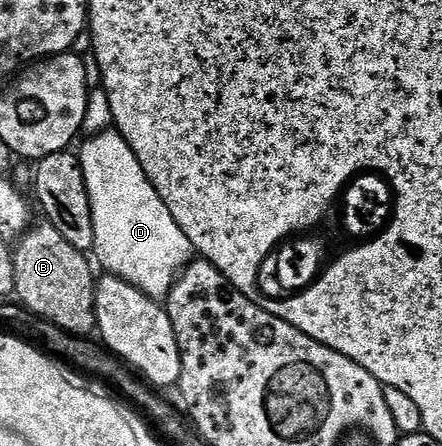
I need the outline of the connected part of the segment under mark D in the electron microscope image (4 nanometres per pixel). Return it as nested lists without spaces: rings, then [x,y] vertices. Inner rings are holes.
[[[117,129],[104,130],[83,142],[79,157],[93,209],[95,240],[91,254],[96,265],[102,266],[106,275],[127,280],[149,298],[168,299],[177,275],[194,261],[191,240],[175,224],[175,216],[147,180],[131,144]]]

